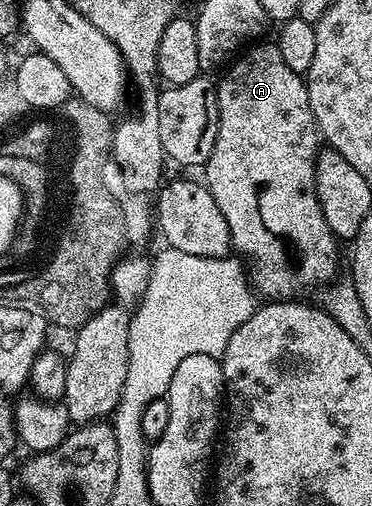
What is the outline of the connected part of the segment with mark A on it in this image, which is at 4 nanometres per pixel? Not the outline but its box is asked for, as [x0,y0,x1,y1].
[203,43,339,301]

